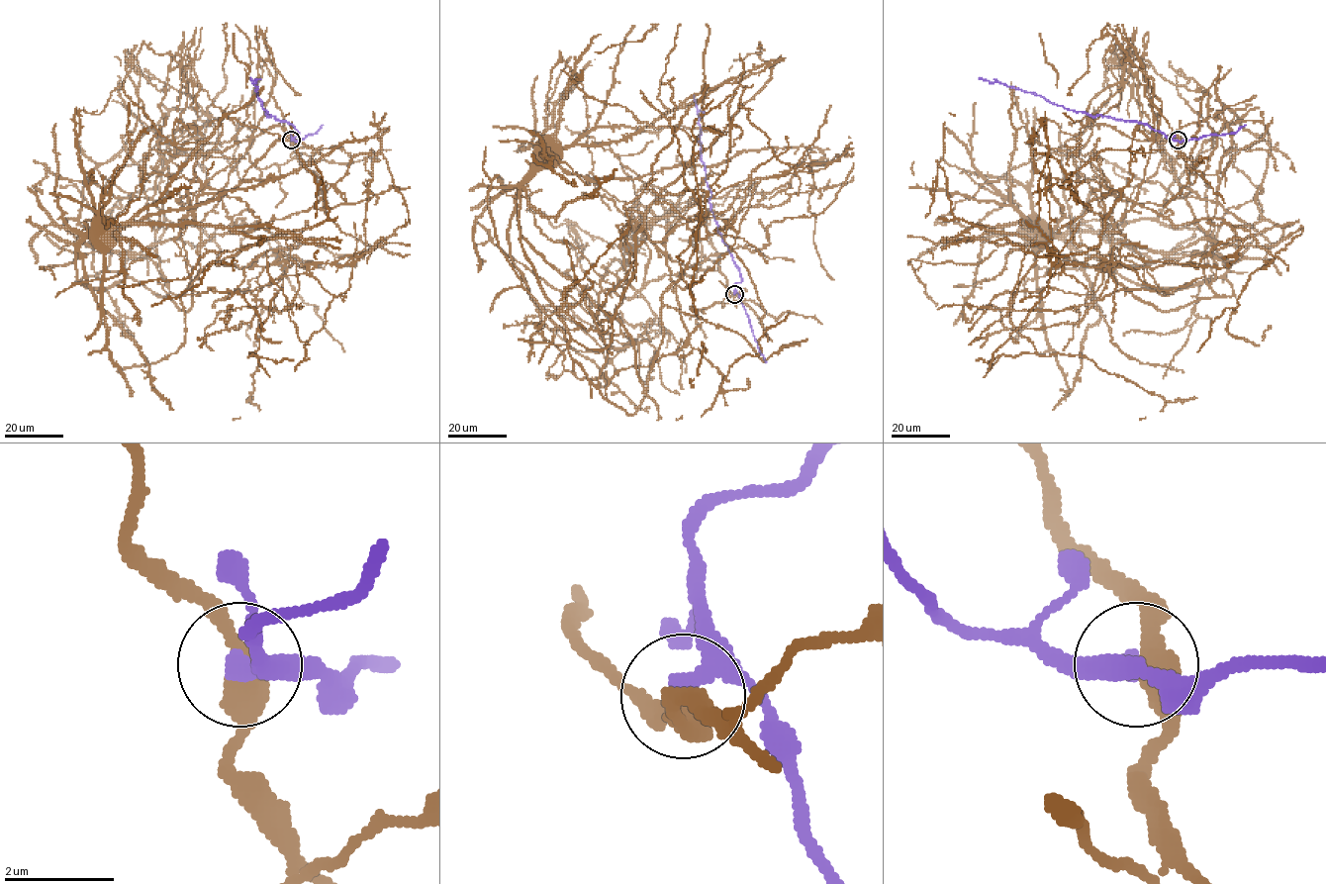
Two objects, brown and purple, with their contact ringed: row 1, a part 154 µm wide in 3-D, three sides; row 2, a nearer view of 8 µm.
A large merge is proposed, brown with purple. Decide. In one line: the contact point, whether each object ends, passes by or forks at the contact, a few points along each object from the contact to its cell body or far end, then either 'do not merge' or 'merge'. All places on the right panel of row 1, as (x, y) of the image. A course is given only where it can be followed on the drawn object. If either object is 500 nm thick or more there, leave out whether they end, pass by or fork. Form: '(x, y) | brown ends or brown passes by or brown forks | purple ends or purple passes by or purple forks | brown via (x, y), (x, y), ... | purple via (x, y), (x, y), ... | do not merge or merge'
(1178, 140) | brown passes by | purple passes by | brown via (1178, 140), (1140, 59), (1159, 144), (1181, 140), (1178, 182), (1263, 236), (1262, 258), (1143, 287), (1042, 235) | purple via (1178, 140), (1169, 139), (1143, 123), (1075, 112), (1033, 93), (979, 77) | do not merge

